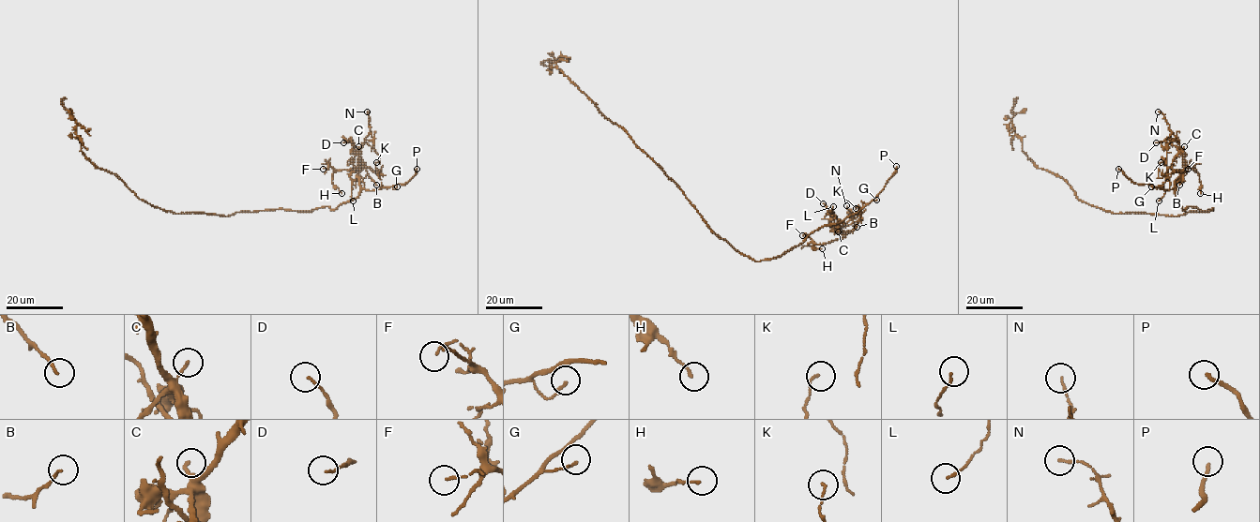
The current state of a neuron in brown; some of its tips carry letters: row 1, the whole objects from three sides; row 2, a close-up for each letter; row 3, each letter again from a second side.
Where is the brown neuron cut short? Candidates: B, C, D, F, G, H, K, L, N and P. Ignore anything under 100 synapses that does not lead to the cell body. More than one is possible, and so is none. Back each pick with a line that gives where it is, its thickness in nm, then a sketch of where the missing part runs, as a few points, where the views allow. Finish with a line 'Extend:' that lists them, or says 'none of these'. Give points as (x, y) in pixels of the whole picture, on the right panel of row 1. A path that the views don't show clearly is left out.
P: (1118, 169) | 180 nm | (1118, 169), (1112, 154), (1107, 128), (1111, 126), (1124, 134), (1130, 133), (1137, 140), (1153, 140)
Extend: P

